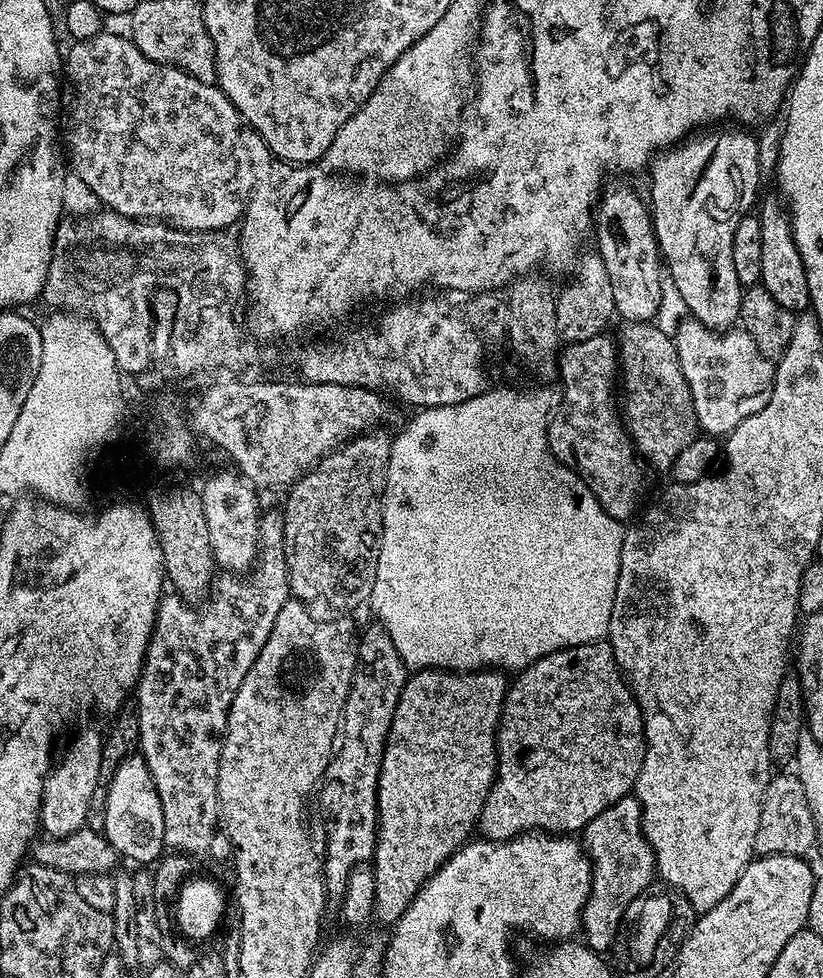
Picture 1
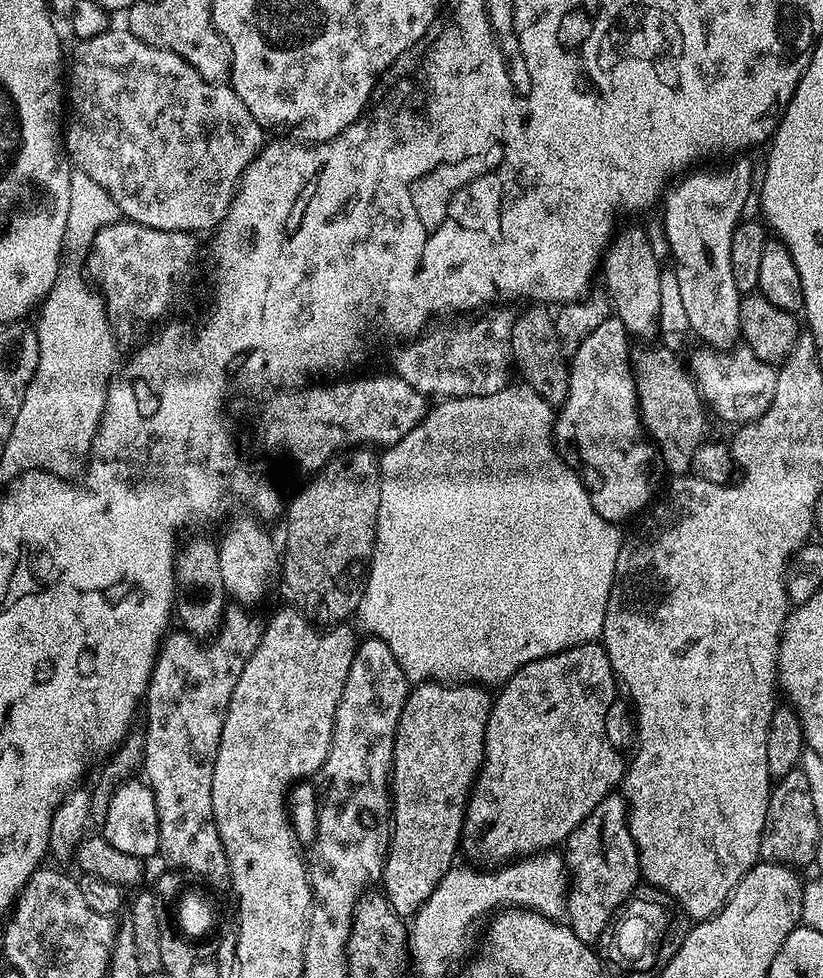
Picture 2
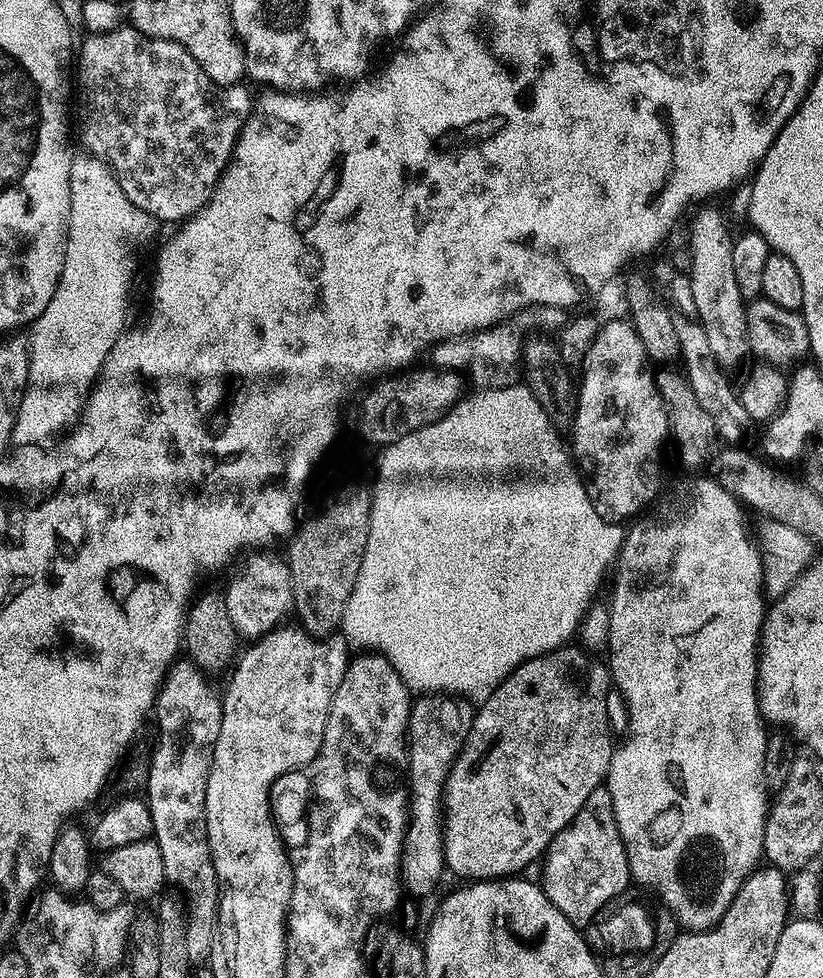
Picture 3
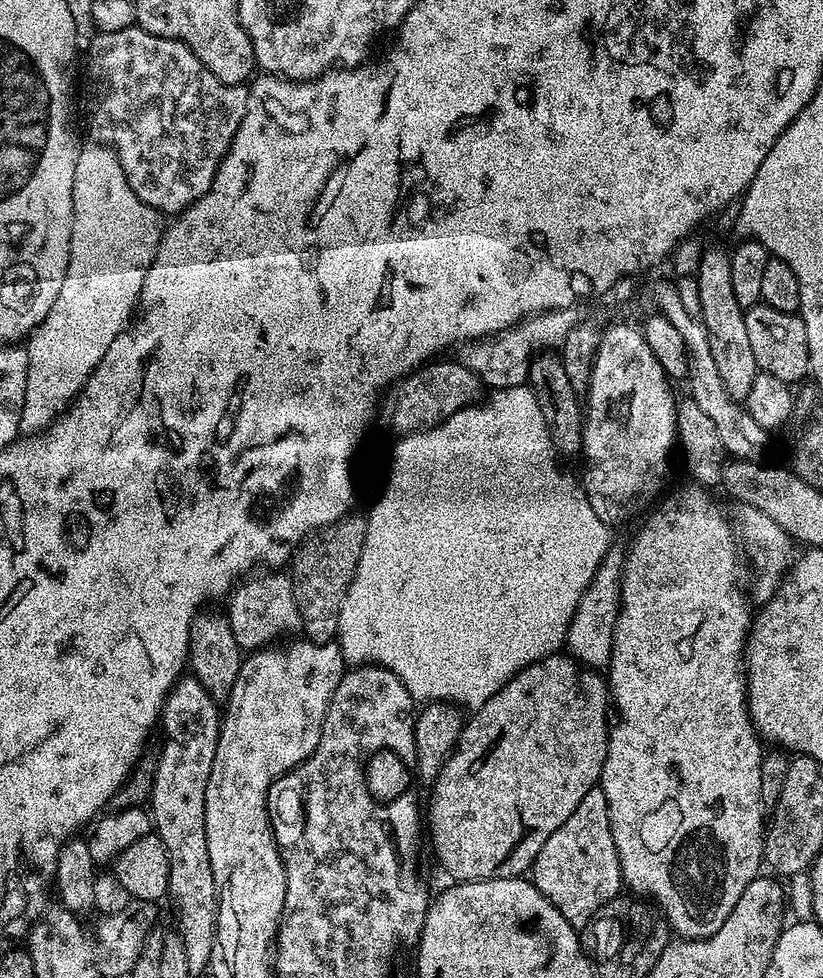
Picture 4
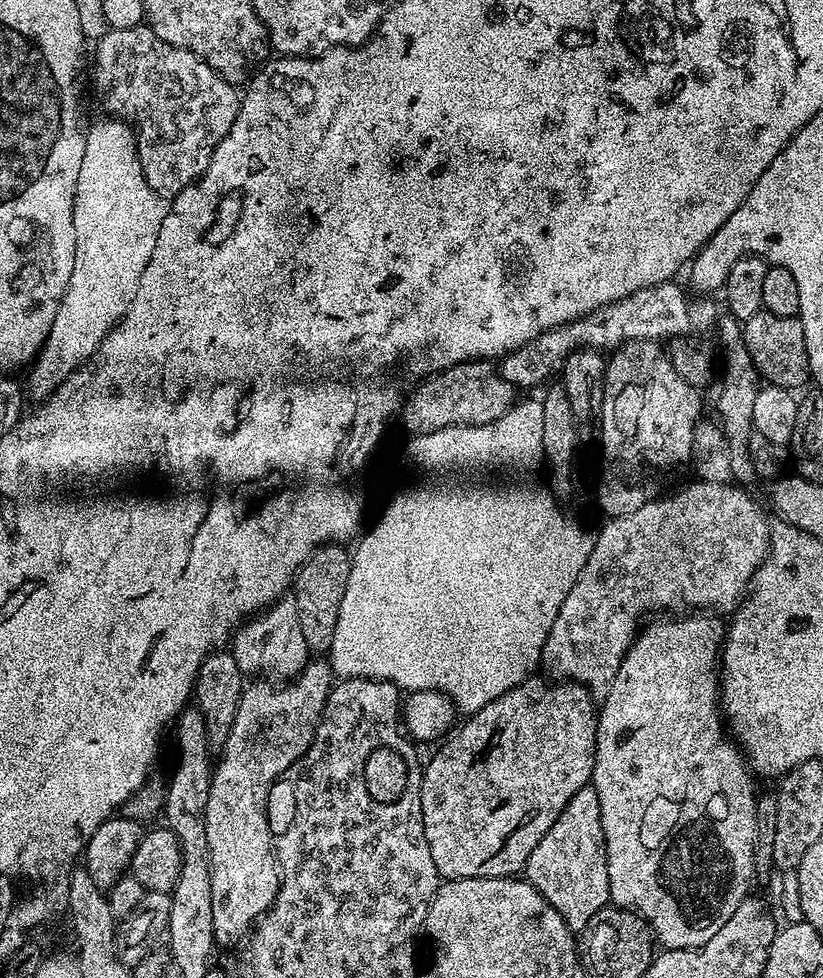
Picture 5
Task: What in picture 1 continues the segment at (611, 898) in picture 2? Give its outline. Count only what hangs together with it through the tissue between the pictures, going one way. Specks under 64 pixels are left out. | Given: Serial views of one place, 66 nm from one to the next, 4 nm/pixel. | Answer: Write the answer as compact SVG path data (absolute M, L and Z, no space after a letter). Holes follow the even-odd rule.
M634 794L623 796L618 802L606 806L602 814L598 814L582 829L582 847L592 861L592 885L586 898L586 906L580 915L583 943L594 952L607 953L616 936L620 933L620 925L625 916L629 915L632 903L657 879L656 856L652 853L652 843L644 836L644 819L640 799Z

